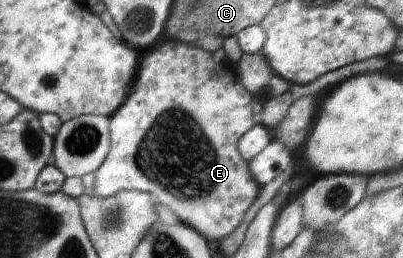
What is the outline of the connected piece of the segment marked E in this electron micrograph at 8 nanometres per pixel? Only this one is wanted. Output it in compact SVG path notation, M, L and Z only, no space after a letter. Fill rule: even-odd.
M170 39L163 40L165 44L157 50L153 50L149 56L145 56L144 62L141 62L141 67L138 67L135 82L129 90L128 98L124 105L114 113L110 120L110 150L105 158L105 161L95 172L95 184L90 191L95 197L105 199L113 197L115 194L121 193L123 190L135 190L140 192L151 192L159 198L161 204L167 204L185 224L193 226L195 230L201 230L201 234L205 234L205 238L209 240L221 240L227 234L231 234L237 228L237 224L243 220L245 210L253 204L253 200L259 194L259 188L255 184L255 179L247 168L247 162L243 160L243 156L239 156L237 152L237 140L244 137L249 130L253 129L253 98L247 90L241 86L241 82L233 76L231 68L227 68L227 62L215 64L213 54L207 52L205 58L205 50L200 47L189 46L187 43Z

